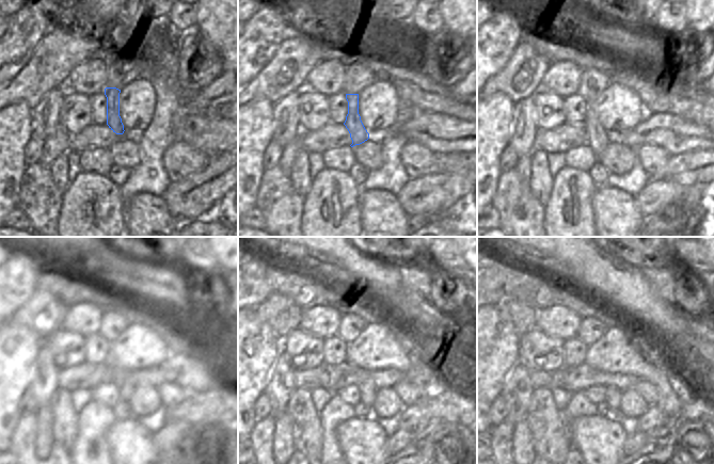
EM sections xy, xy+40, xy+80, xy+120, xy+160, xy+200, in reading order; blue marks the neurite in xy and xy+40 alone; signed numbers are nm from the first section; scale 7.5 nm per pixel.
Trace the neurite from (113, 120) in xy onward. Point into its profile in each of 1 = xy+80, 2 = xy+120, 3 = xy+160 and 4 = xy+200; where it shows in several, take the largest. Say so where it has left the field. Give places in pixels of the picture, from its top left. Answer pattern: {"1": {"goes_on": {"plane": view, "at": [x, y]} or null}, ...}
{"1": {"goes_on": {"plane": "xy+80", "at": [598, 139]}}, "2": {"goes_on": {"plane": "xy+120", "at": [124, 380]}}, "3": {"goes_on": {"plane": "xy+160", "at": [367, 389]}}, "4": {"goes_on": {"plane": "xy+200", "at": [613, 397]}}}

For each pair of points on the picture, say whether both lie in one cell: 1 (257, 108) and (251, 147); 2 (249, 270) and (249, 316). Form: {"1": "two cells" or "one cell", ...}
{"1": "one cell", "2": "two cells"}

